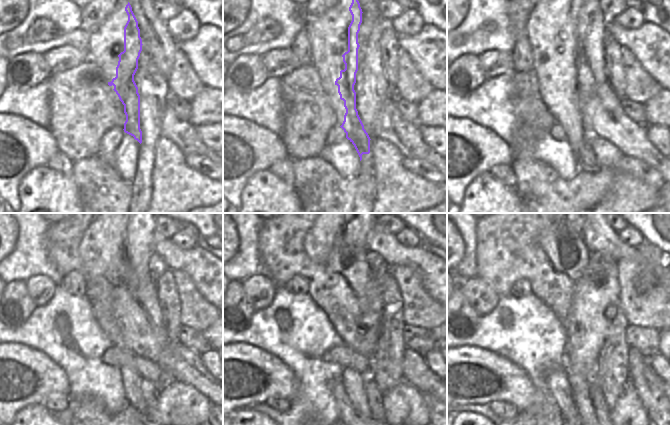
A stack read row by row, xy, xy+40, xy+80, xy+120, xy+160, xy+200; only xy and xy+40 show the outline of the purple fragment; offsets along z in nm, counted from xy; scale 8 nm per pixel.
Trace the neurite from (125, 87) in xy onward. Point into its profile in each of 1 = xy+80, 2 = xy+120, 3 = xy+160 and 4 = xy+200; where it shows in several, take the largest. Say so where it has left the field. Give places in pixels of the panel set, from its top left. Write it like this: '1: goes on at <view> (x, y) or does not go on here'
1: goes on at xy+80 (576, 135)
2: goes on at xy+120 (133, 383)
3: goes on at xy+160 (356, 384)
4: goes on at xy+200 (580, 387)

